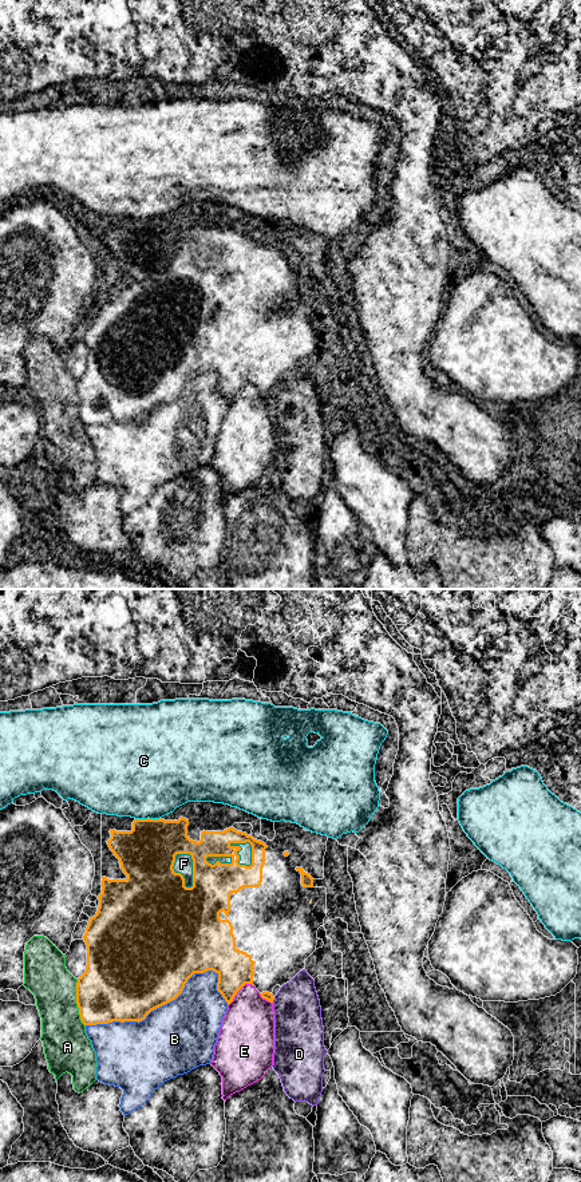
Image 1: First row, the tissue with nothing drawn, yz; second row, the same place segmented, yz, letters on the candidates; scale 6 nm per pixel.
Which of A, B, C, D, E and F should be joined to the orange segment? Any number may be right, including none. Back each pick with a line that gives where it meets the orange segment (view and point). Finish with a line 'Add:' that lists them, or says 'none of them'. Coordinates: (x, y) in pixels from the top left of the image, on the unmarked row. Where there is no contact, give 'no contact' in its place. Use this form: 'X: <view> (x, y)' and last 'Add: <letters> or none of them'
F: yz (177, 273)
Add: F

